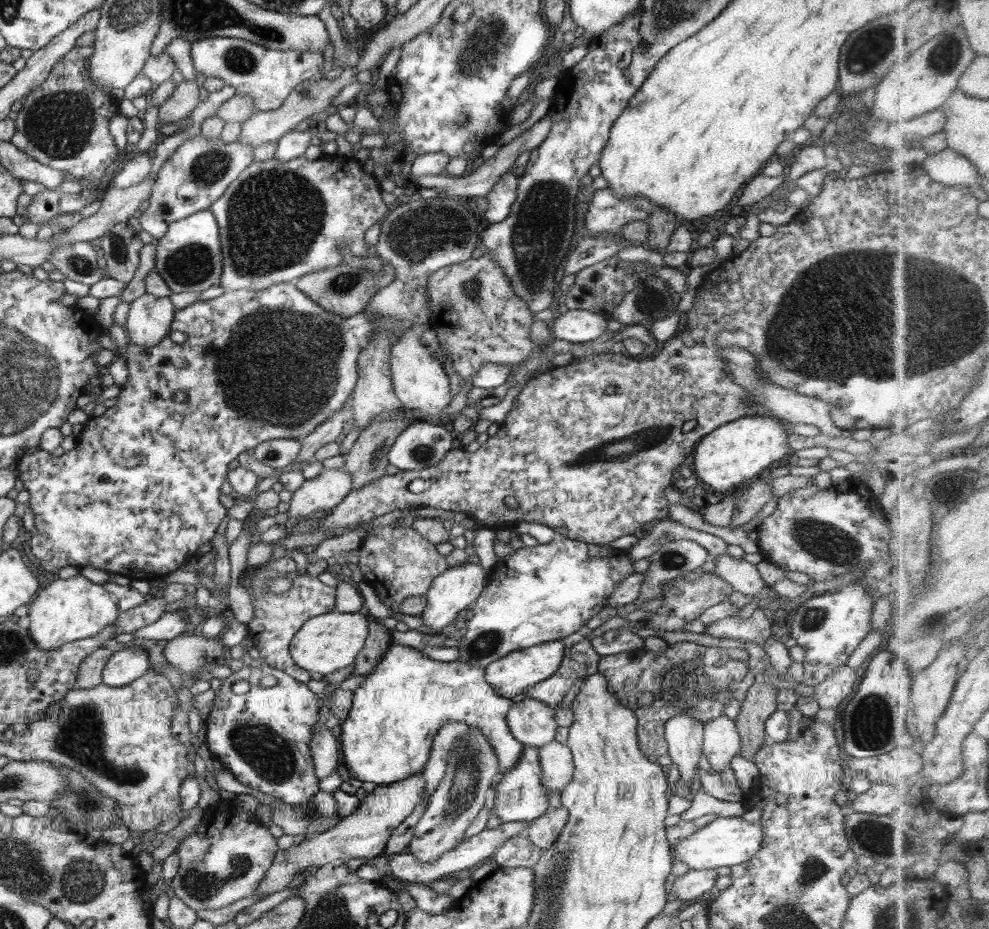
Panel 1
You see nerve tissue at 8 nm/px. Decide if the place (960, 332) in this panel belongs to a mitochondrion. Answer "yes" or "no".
yes

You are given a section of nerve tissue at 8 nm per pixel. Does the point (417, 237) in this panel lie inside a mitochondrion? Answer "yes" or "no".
yes

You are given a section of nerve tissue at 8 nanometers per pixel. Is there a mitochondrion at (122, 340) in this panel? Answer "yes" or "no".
no

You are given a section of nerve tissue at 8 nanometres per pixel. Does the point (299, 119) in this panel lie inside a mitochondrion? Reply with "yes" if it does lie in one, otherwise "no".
no

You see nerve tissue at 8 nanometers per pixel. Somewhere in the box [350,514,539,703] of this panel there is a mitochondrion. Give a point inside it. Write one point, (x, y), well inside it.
(487, 642)

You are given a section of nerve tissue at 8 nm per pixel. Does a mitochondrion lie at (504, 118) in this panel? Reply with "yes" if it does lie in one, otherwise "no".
no

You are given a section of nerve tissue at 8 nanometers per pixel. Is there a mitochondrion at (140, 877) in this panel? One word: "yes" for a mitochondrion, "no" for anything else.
no

